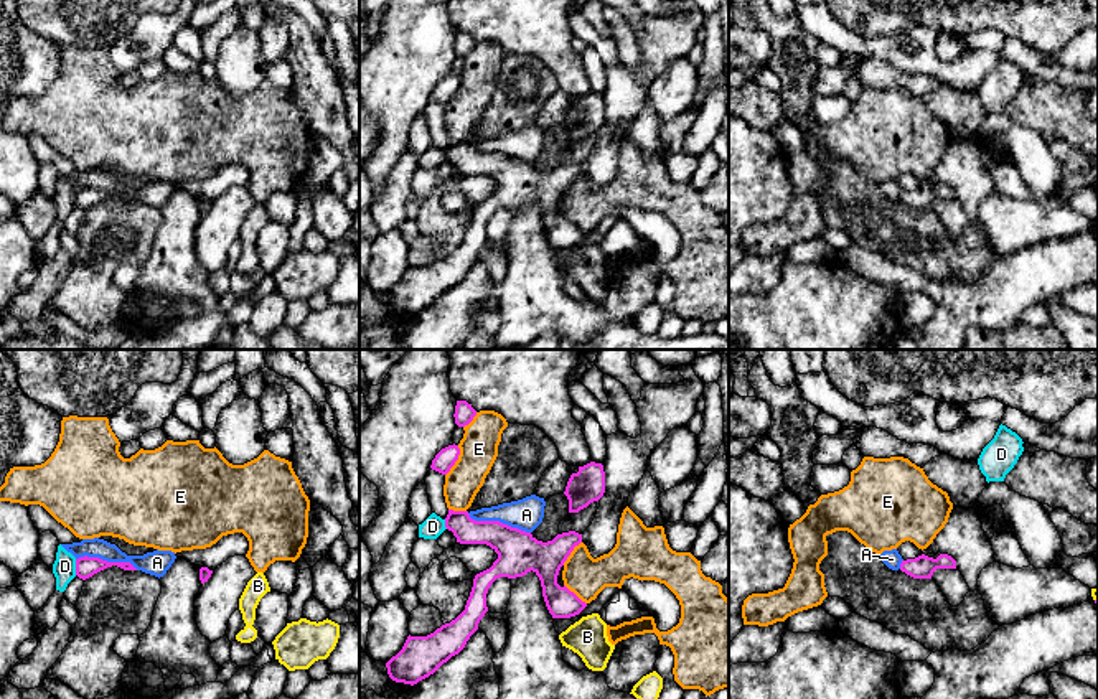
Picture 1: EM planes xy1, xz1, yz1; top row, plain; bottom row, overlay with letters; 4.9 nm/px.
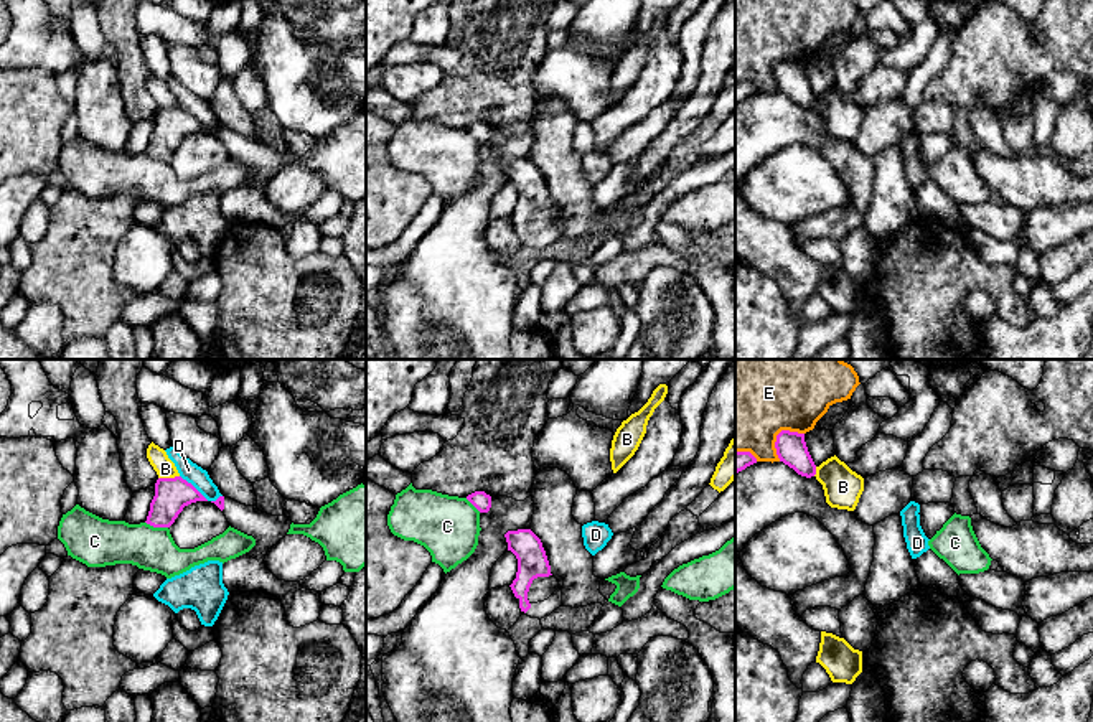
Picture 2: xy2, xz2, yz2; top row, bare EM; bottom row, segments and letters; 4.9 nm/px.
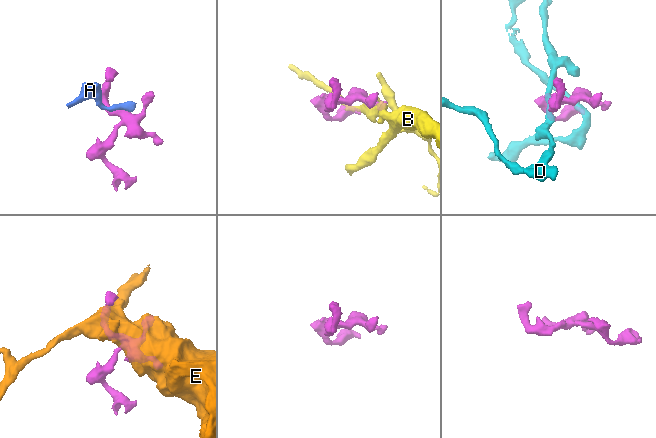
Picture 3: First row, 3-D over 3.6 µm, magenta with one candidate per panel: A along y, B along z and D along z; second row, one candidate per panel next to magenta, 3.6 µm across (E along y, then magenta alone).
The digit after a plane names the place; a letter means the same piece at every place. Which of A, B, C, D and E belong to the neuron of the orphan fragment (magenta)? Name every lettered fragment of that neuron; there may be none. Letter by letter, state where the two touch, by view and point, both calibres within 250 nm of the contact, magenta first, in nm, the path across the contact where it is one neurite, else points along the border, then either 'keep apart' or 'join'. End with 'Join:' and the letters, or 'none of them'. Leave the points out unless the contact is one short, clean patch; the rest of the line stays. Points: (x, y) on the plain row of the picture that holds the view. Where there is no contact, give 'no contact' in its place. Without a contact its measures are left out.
A: contact xz1 (498, 152); calibres 200 and 160 nm; border xz1 (467, 144), (475, 150), (498, 150), (530, 164); keep apart
B: contact xy2 (168, 109); calibres 170 and 100 nm; keep apart
C: contact xy2 (157, 157); calibres 170 and 220 nm; keep apart
D: contact xy2 (193, 117); calibres 170 and 90 nm; keep apart
E: contact yz2 (777, 66); calibres 150 and 400 nm; keep apart
Join: none of them

